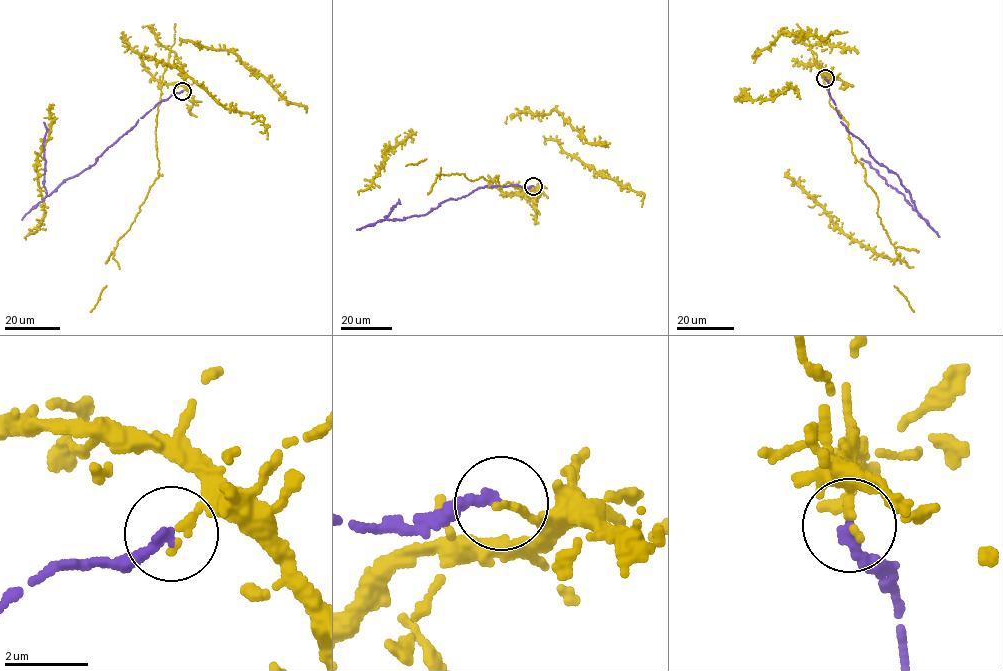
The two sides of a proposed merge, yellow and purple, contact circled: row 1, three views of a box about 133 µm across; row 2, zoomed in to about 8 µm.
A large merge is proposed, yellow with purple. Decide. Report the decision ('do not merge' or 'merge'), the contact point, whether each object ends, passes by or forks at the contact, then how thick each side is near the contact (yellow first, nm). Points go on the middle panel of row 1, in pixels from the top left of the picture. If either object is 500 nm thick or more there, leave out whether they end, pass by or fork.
do not merge; at (533, 186); yellow ends there; purple ends there; 240 nm thick on the yellow side, 280 nm on the other

